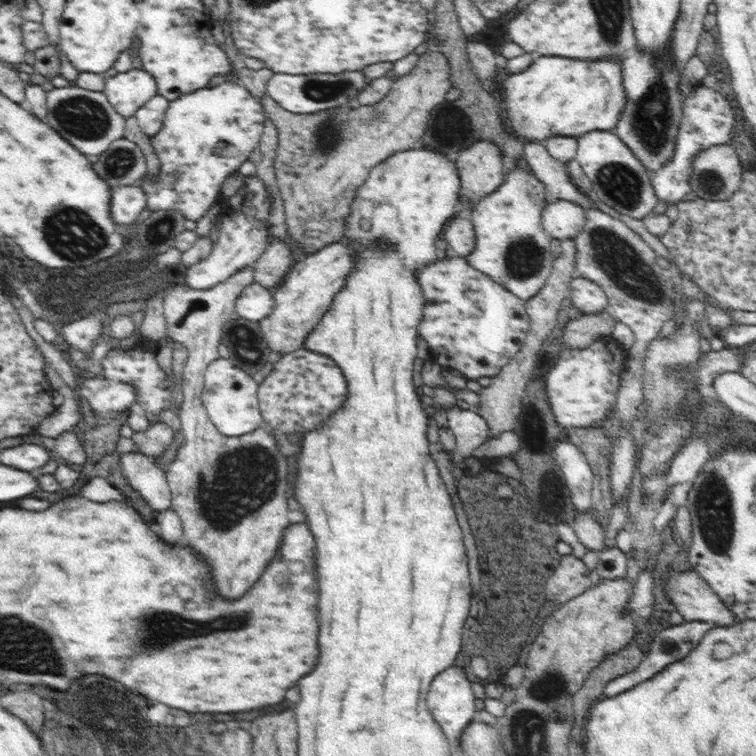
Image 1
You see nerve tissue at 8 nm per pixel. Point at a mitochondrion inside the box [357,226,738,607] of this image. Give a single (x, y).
(712, 504)

